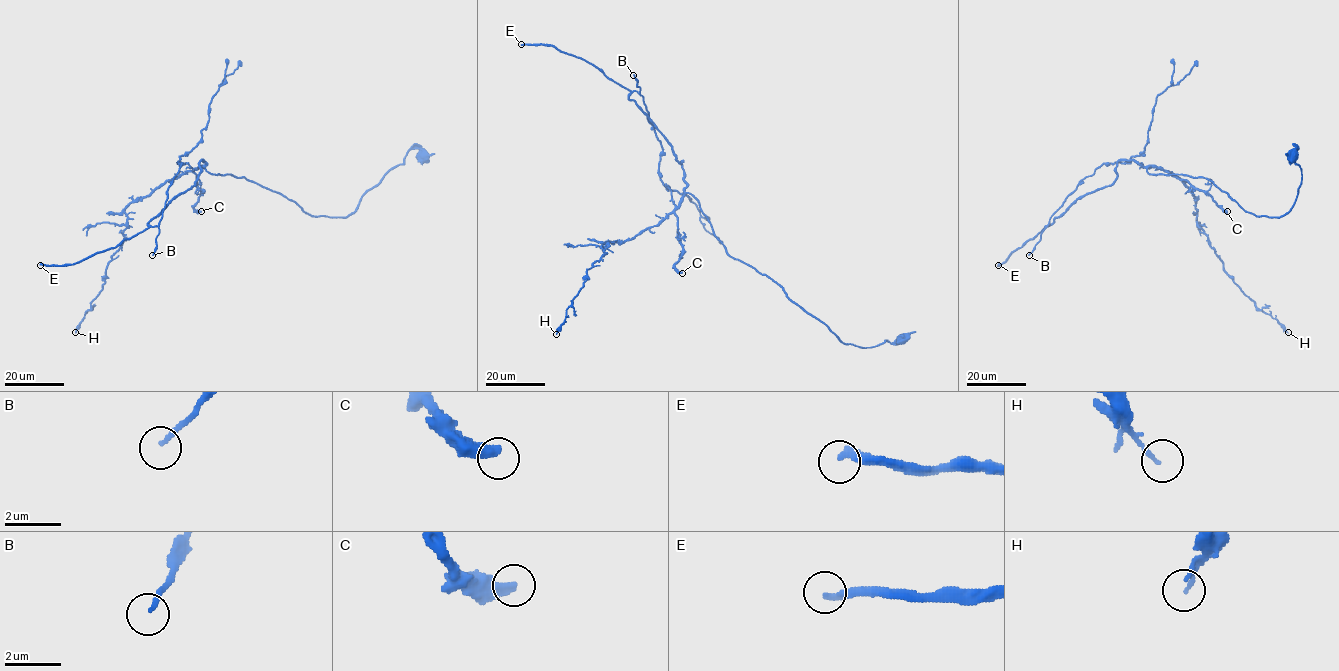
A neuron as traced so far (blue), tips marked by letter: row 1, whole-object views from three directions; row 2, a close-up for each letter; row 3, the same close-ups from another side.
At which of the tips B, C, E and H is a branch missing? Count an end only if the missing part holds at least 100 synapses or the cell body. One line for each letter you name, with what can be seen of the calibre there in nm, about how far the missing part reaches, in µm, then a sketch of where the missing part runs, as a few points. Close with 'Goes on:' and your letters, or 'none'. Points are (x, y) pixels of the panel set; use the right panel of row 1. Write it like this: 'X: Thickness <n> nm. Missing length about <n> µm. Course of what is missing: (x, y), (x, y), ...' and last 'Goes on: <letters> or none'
E: Thickness 280 nm. Missing length about 160 µm. Course of what is missing: (998, 265), (1011, 275), (1068, 202), (1111, 178), (1160, 182), (1187, 198), (1194, 206), (1198, 236)
Goes on: E

